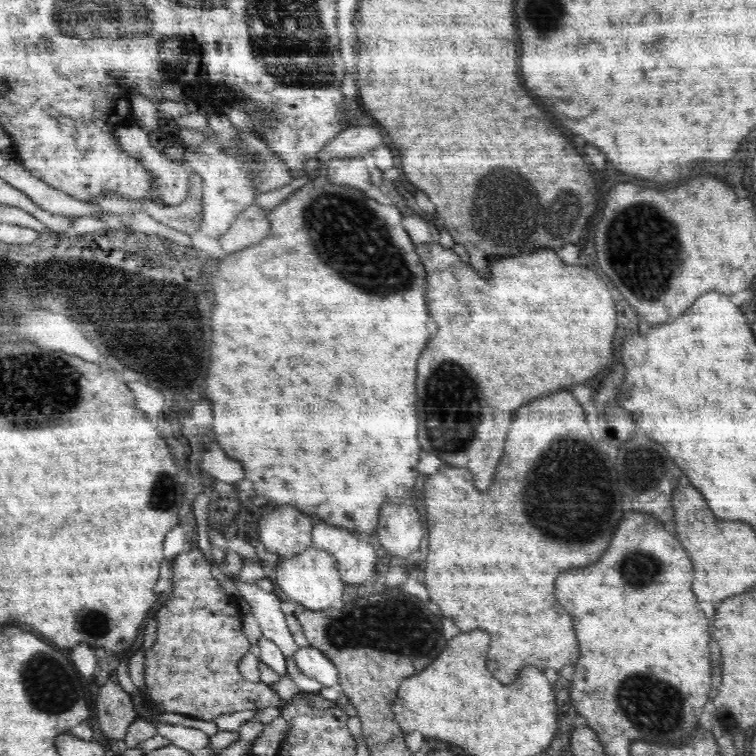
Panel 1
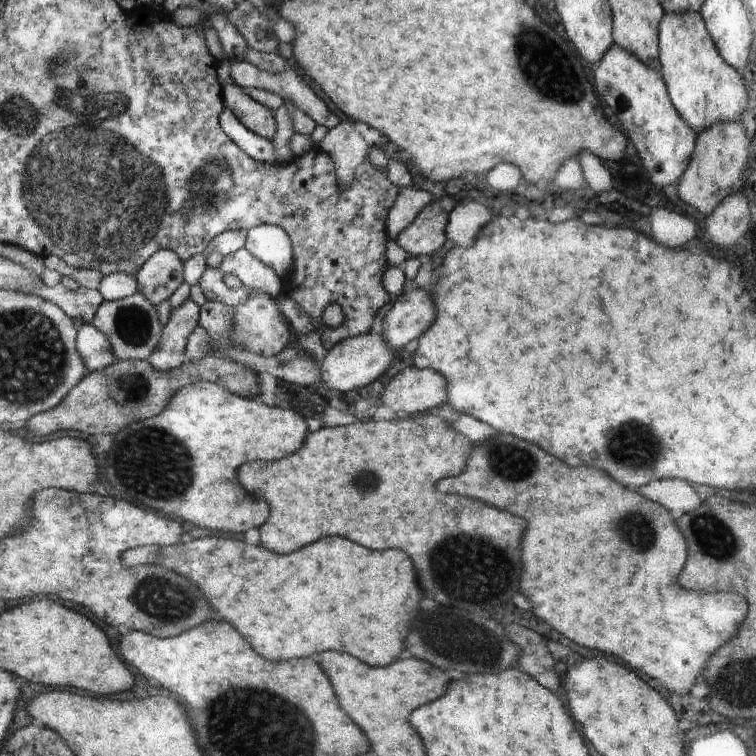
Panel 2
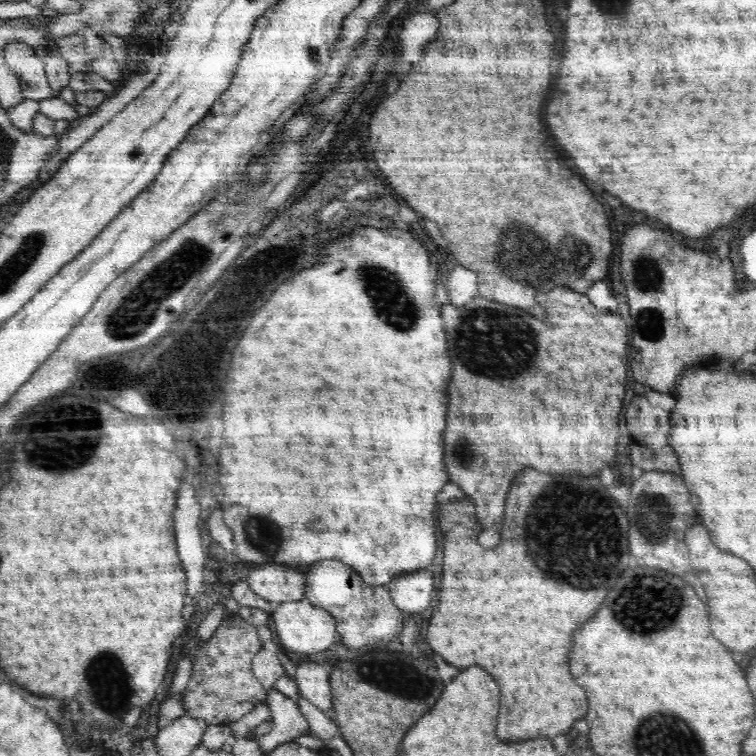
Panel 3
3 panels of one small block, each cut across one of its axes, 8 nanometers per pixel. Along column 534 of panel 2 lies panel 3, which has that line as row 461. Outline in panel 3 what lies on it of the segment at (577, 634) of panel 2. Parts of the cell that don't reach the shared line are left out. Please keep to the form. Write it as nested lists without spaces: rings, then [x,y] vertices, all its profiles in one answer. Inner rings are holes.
[[[556,286],[550,294],[538,294],[540,306],[546,308],[548,320],[538,320],[534,316],[528,316],[520,308],[504,306],[500,302],[492,302],[488,298],[474,298],[470,304],[456,308],[453,304],[442,306],[442,318],[448,332],[448,352],[452,360],[452,380],[447,385],[448,392],[448,428],[446,428],[446,450],[444,450],[444,462],[450,474],[450,482],[458,484],[473,502],[475,517],[481,524],[478,533],[478,544],[486,550],[498,546],[502,536],[501,524],[504,519],[506,496],[510,490],[510,484],[518,470],[522,468],[534,468],[542,470],[544,474],[580,474],[580,476],[598,476],[604,466],[614,466],[616,456],[616,444],[618,444],[618,422],[626,392],[626,372],[628,372],[628,330],[619,314],[602,314],[595,304],[586,296],[580,296],[575,290]]]

